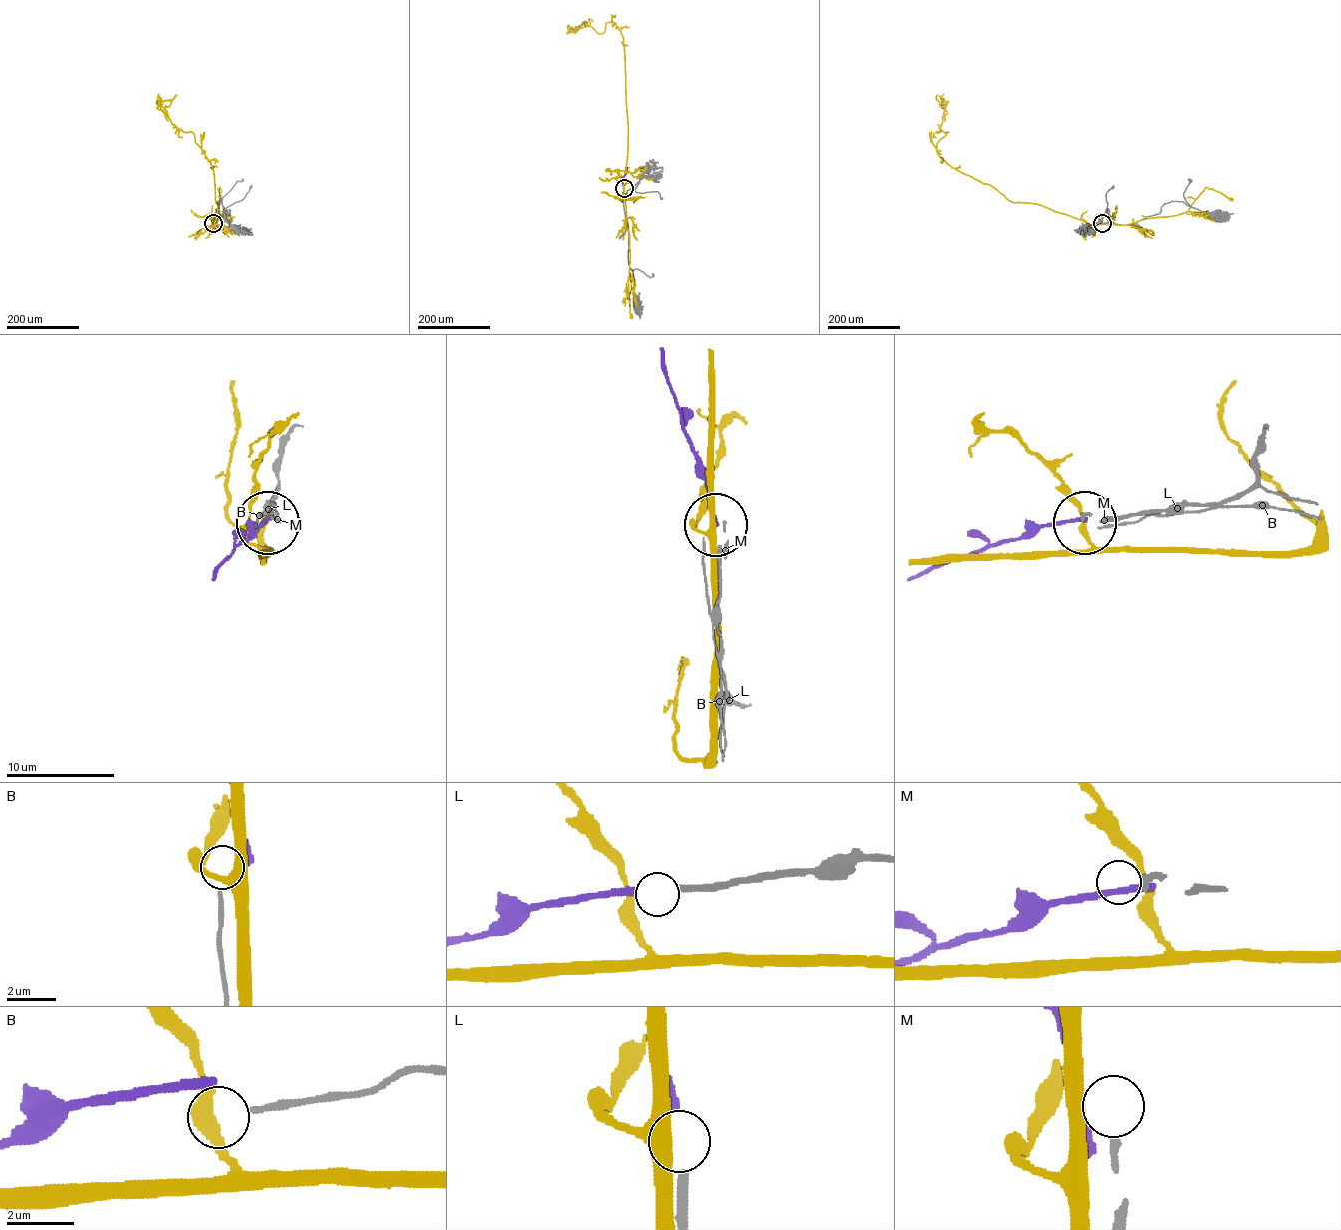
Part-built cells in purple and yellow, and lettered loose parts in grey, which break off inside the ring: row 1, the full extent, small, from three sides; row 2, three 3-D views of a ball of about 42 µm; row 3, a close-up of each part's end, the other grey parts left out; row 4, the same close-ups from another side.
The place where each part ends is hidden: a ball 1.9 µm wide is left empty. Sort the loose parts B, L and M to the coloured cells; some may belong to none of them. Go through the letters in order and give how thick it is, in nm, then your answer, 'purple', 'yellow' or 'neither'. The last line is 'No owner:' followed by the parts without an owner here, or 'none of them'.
B: 190 nm | neither
L: 280 nm | purple
M: 240 nm | neither
No owner: B, M

